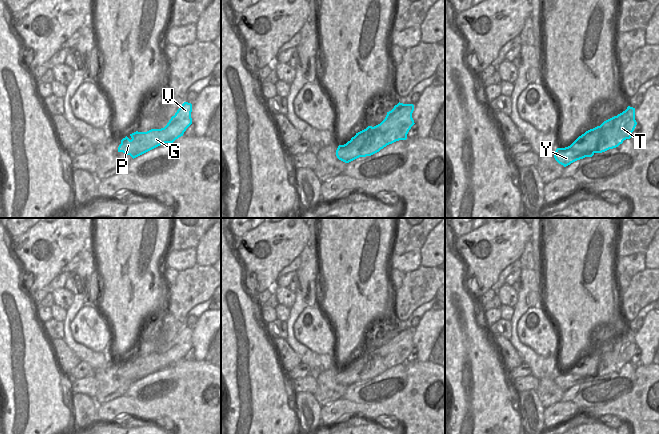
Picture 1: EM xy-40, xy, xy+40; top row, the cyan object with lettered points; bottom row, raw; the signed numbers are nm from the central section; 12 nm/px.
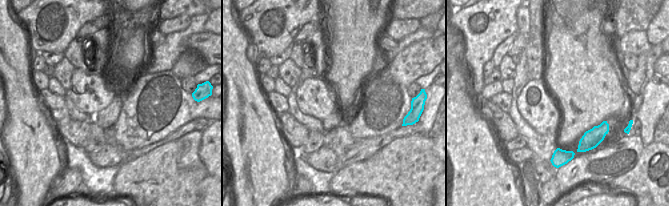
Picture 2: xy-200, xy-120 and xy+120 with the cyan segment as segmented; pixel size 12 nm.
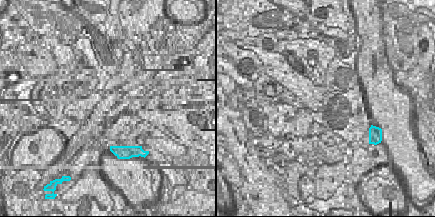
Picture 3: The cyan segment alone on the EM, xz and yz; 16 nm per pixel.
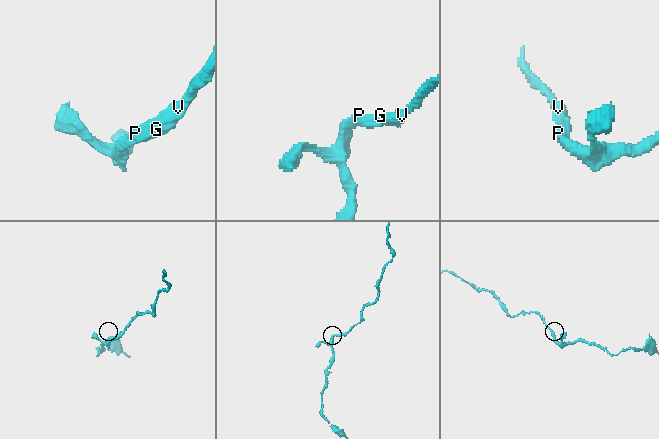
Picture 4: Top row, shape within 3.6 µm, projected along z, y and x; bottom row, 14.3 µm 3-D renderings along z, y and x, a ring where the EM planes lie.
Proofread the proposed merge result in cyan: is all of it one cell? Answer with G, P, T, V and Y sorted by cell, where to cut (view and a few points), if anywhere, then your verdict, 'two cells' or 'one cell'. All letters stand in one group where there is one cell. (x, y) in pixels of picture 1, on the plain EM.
groups G P T V Y; cut none; one cell

